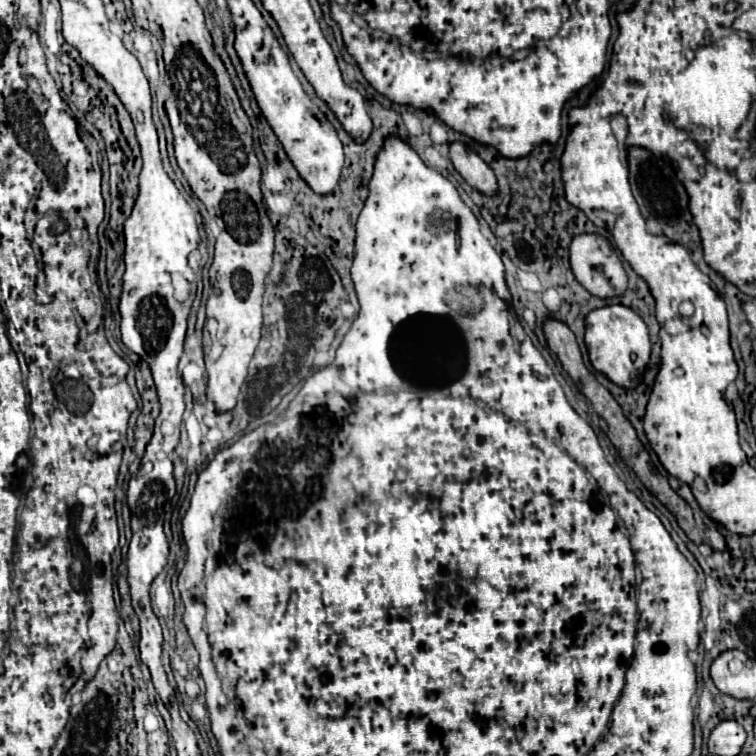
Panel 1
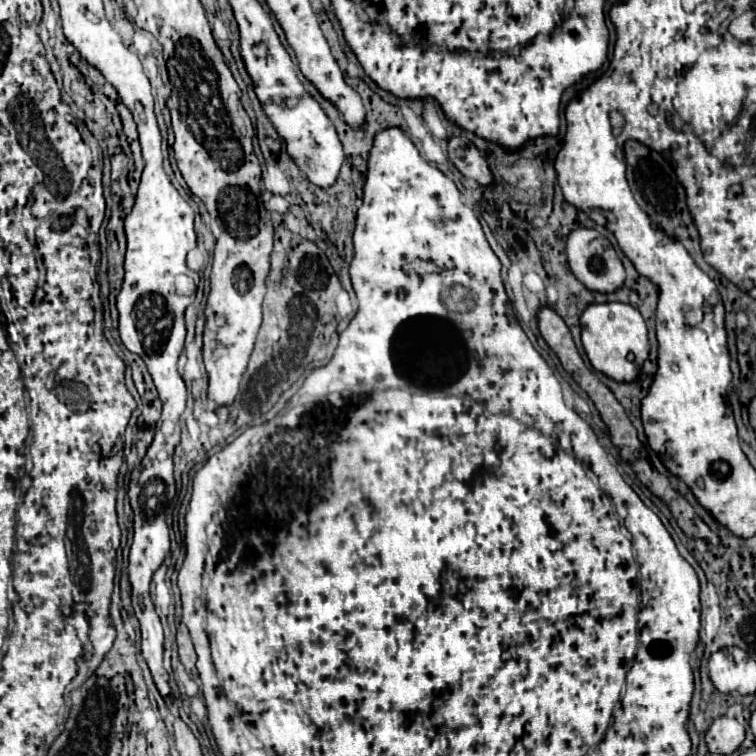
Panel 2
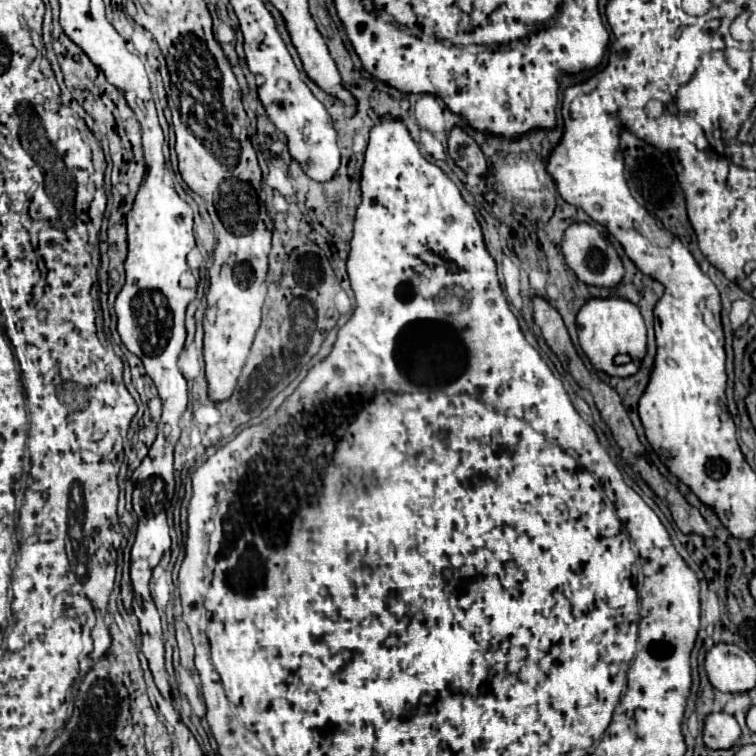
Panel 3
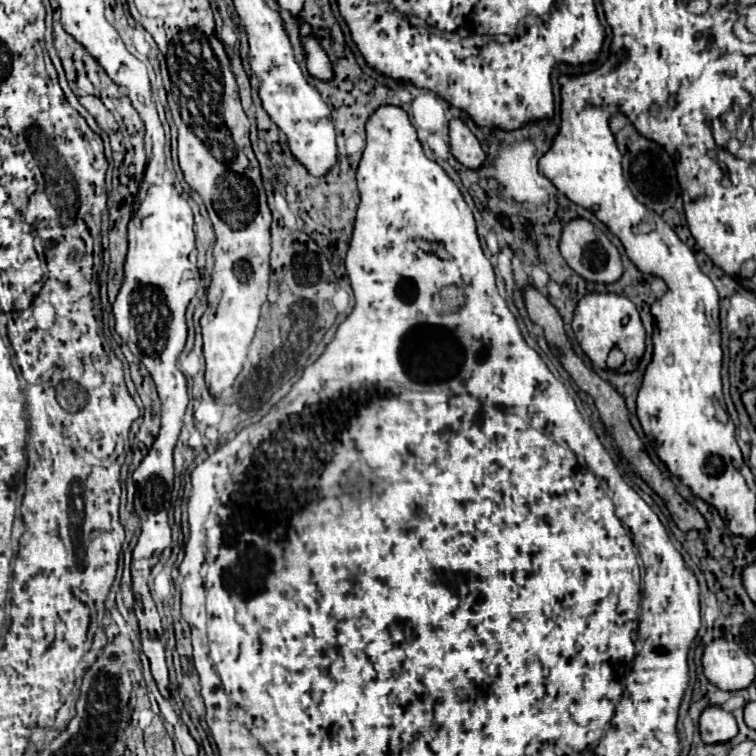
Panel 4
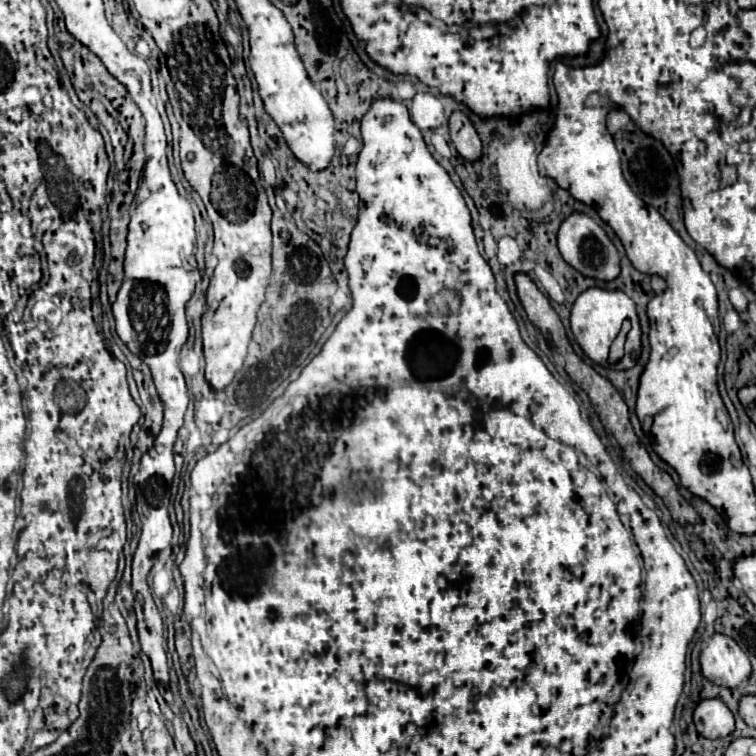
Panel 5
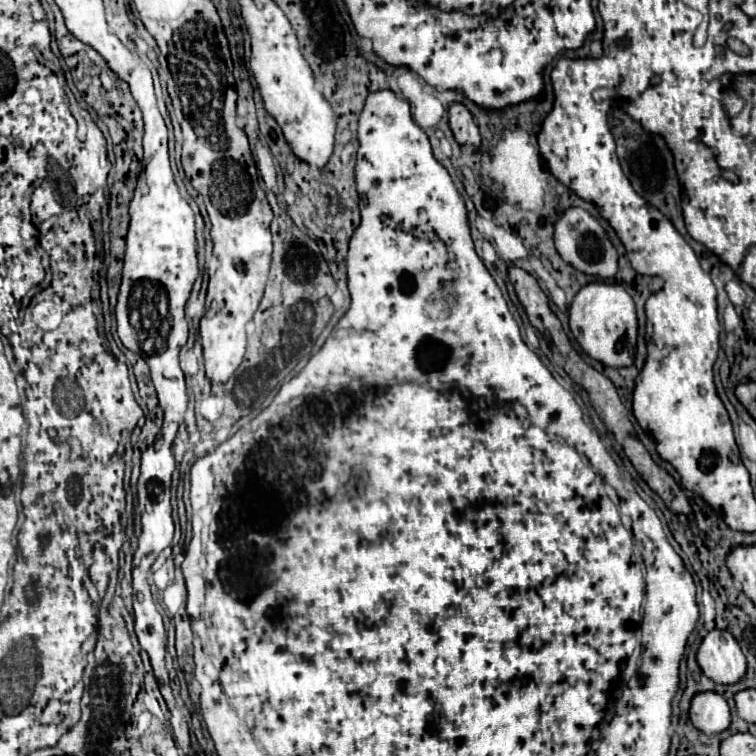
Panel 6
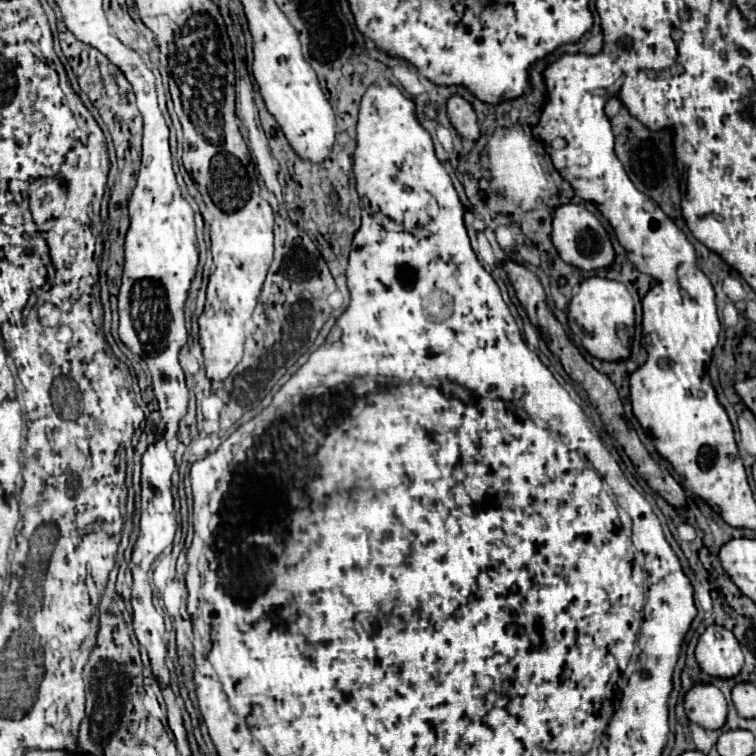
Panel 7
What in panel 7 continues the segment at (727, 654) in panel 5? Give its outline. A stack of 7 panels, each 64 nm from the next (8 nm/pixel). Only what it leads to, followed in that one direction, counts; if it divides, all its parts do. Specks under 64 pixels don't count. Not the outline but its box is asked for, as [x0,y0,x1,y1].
[696,624,744,678]

